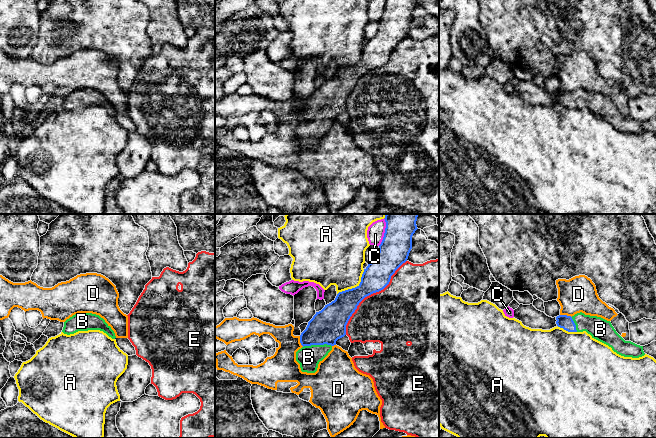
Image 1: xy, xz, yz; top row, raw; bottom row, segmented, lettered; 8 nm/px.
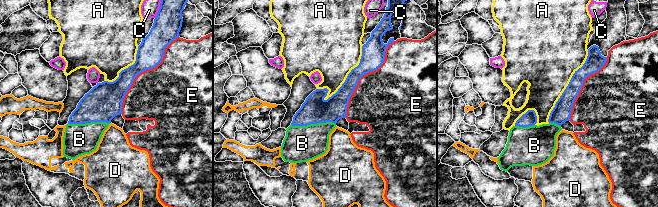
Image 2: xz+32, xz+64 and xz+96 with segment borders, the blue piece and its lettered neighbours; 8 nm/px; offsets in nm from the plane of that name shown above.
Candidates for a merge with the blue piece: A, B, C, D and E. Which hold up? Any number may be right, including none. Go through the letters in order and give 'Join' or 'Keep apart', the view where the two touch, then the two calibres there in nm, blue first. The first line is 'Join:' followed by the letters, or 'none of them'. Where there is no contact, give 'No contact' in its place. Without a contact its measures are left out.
Join: B
A: Keep apart. Touches blue in xz. Thickness 220 nm (blue) against 380 nm
B: Join. Touches blue in xz. Thickness 280 nm (blue) against 180 nm
C: Keep apart. Touches blue in xz. Thickness 260 nm (blue) against 140 nm
D: Keep apart. Touches blue in yz. Thickness 110 nm (blue) against 280 nm
E: Keep apart. Touches blue in xz. Thickness 220 nm (blue) against 460 nm

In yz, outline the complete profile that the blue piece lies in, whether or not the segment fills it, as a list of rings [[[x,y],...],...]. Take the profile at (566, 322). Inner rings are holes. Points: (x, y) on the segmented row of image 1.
[[[580,312],[574,316],[559,315],[556,324],[568,332],[586,331],[592,338],[608,345],[614,352],[624,357],[639,358],[645,355],[643,346],[625,341],[614,329],[610,321]]]

